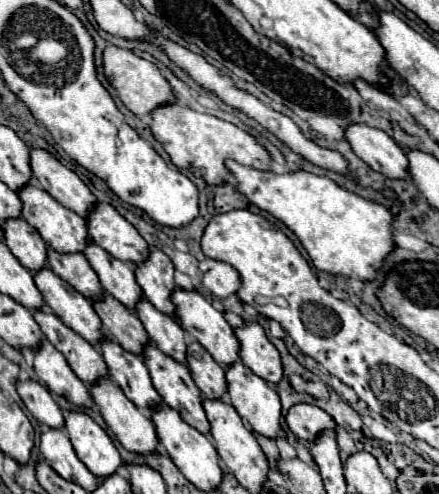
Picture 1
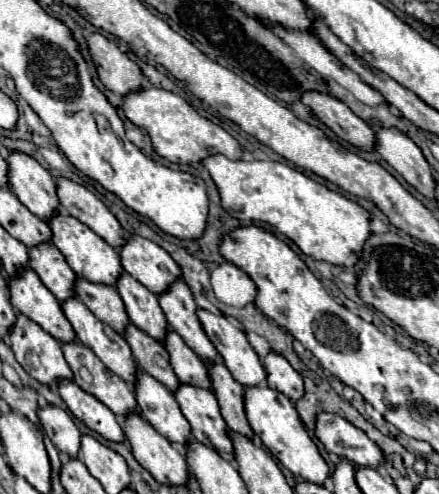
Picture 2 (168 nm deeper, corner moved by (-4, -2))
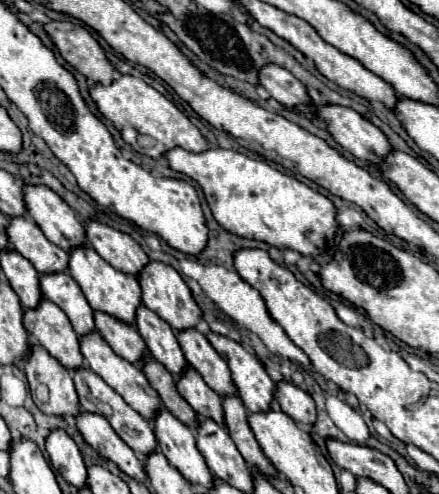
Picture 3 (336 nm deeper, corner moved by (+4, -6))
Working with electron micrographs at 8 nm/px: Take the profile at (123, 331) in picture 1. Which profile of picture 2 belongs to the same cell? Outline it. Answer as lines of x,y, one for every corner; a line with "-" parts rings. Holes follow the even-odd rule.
128,325
124,339
128,341
142,371
152,375
160,383
164,383
164,387
168,387
172,393
176,391
176,387
180,387
178,377
174,375
170,365
170,355
160,341
152,339
144,331
140,331
136,325

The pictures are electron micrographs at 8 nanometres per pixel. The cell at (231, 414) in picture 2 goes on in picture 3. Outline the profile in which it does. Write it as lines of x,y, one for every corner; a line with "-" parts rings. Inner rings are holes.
224,395
222,407
224,407
224,421
226,421
228,435
234,441
236,449
242,453
242,457
248,461
248,465
258,469
264,475
274,475
276,469
260,451
260,447
254,439
254,433
248,427
248,415
246,415
248,411
242,405
240,397
238,395

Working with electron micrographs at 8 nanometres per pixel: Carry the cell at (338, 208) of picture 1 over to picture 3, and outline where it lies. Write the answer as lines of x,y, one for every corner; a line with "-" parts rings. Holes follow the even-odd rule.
176,147
166,153
166,159
170,169
200,183
214,219
226,231
312,257
318,255
326,245
334,243
338,231
338,213
334,203
300,183
296,177
286,175
264,161
250,159
244,153
228,149
192,153

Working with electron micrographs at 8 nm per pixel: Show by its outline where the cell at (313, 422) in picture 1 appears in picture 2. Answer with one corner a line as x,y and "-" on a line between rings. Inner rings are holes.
320,413
316,419
316,437
322,441
328,453
334,453
360,467
384,465
384,451
366,437
364,431
348,423
340,415

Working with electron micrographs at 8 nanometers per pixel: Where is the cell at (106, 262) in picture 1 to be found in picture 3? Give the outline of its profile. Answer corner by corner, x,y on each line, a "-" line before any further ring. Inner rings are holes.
144,305
136,309
134,325
146,341
150,355
160,361
172,375
180,375
186,367
186,359
172,327

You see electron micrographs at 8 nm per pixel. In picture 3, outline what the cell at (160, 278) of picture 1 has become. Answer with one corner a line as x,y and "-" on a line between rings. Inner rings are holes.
190,327
190,329
176,331
176,339
184,351
186,361
202,375
208,387
212,387
222,397
236,393
236,387
232,387
232,379
230,379
226,361
208,343
204,333

